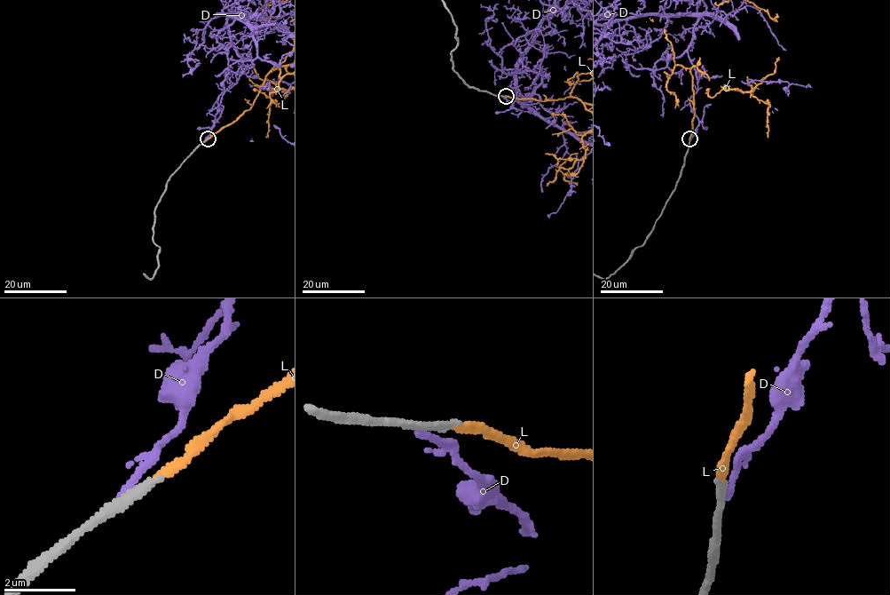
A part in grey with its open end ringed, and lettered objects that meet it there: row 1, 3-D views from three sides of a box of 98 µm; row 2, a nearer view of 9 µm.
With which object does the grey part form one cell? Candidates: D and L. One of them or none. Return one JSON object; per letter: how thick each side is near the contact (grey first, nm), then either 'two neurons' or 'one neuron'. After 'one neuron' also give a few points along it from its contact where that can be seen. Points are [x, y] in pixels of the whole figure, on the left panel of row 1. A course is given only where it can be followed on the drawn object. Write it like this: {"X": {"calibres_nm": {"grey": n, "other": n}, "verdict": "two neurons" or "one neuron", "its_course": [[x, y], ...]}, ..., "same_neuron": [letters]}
{"D": {"calibres_nm": {"grey": 320, "other": 180}, "verdict": "two neurons"}, "L": {"calibres_nm": {"grey": 240, "other": 200}, "verdict": "one neuron"}, "same_neuron": ["L"]}

